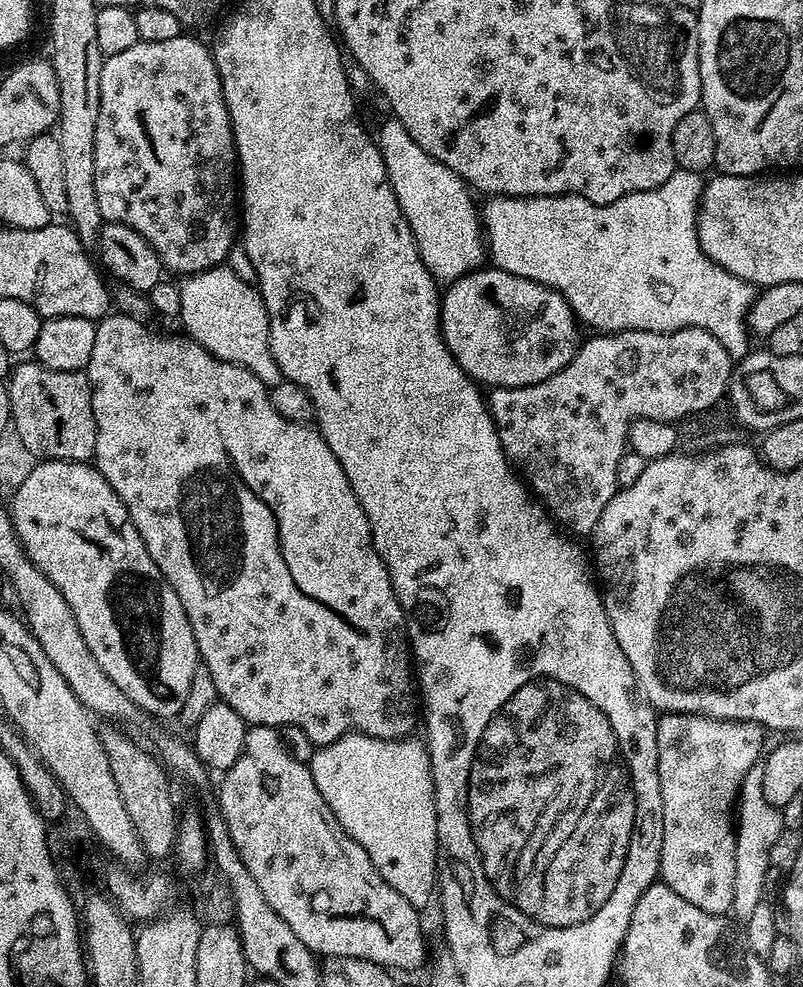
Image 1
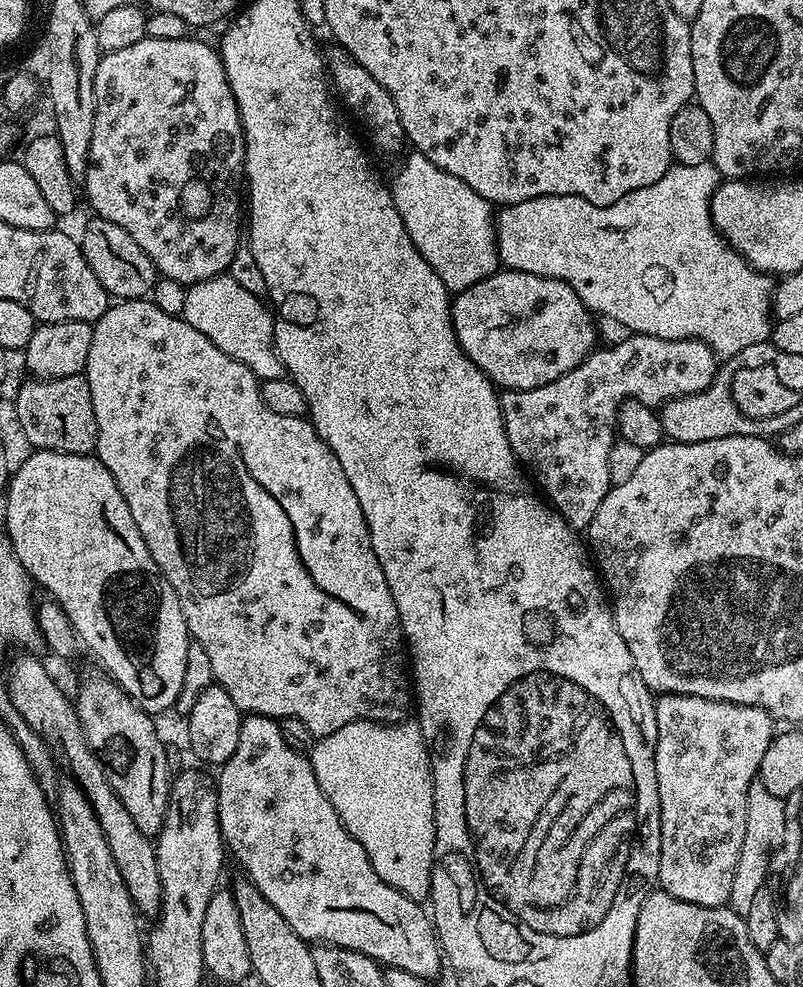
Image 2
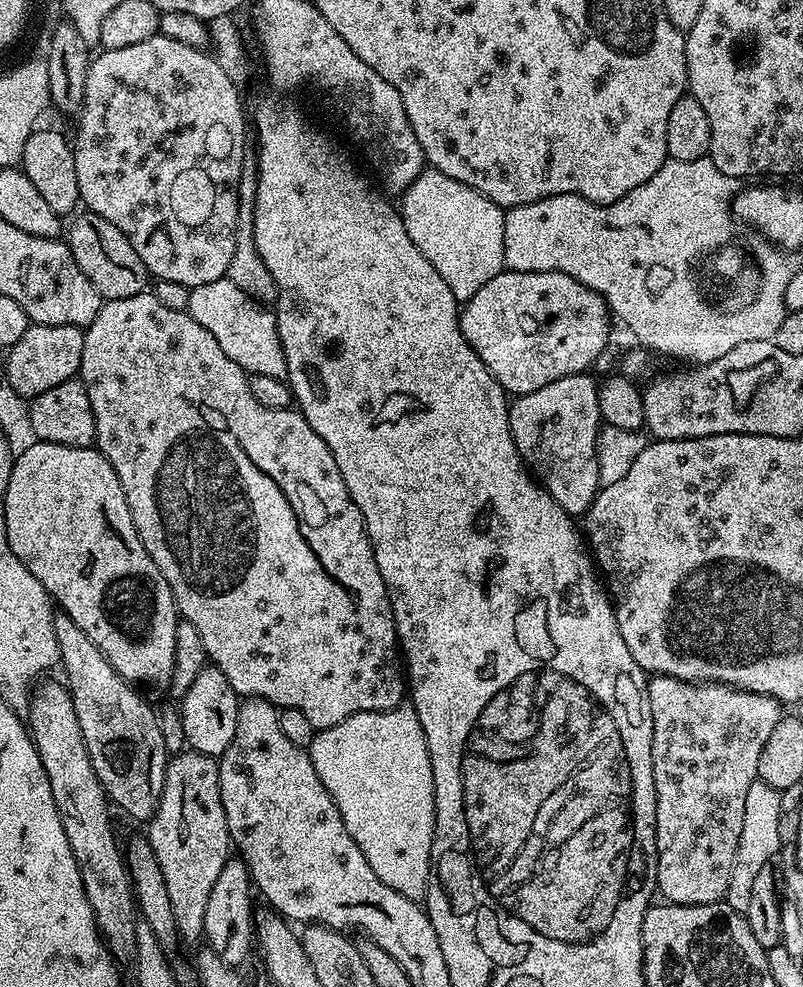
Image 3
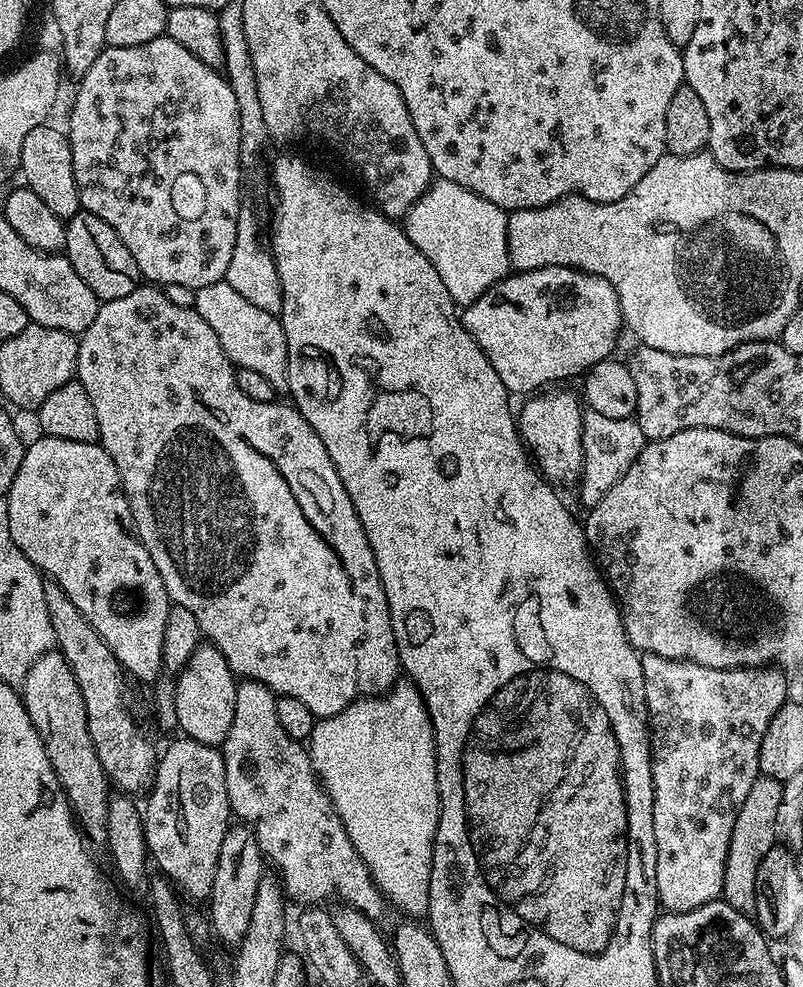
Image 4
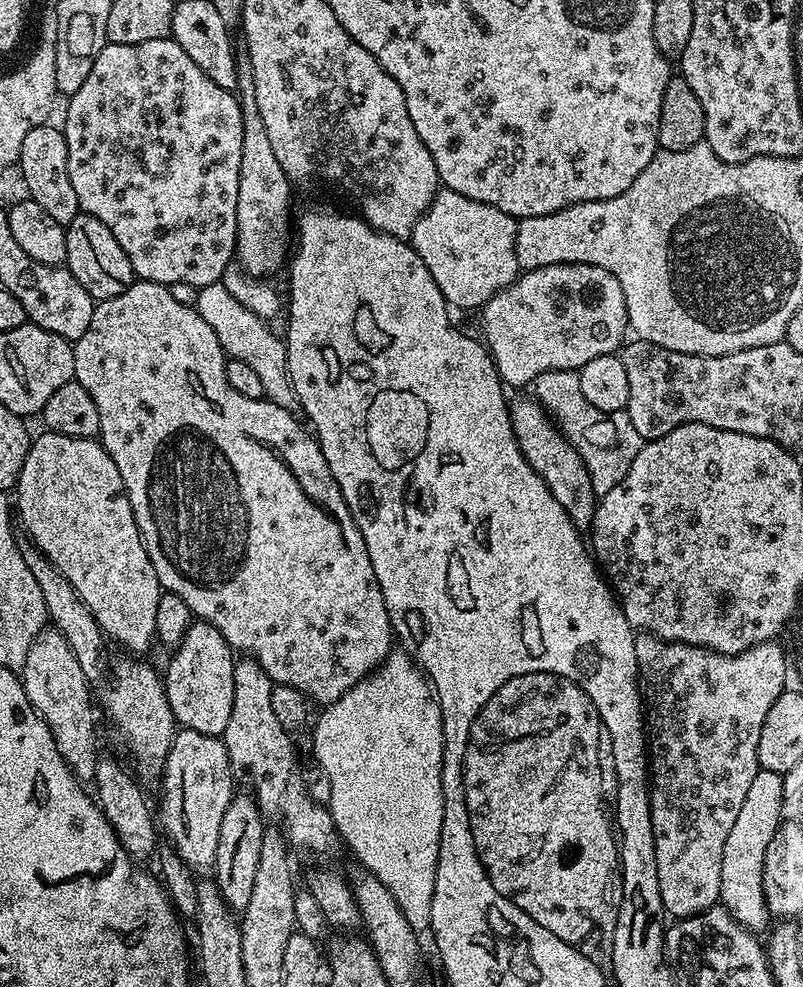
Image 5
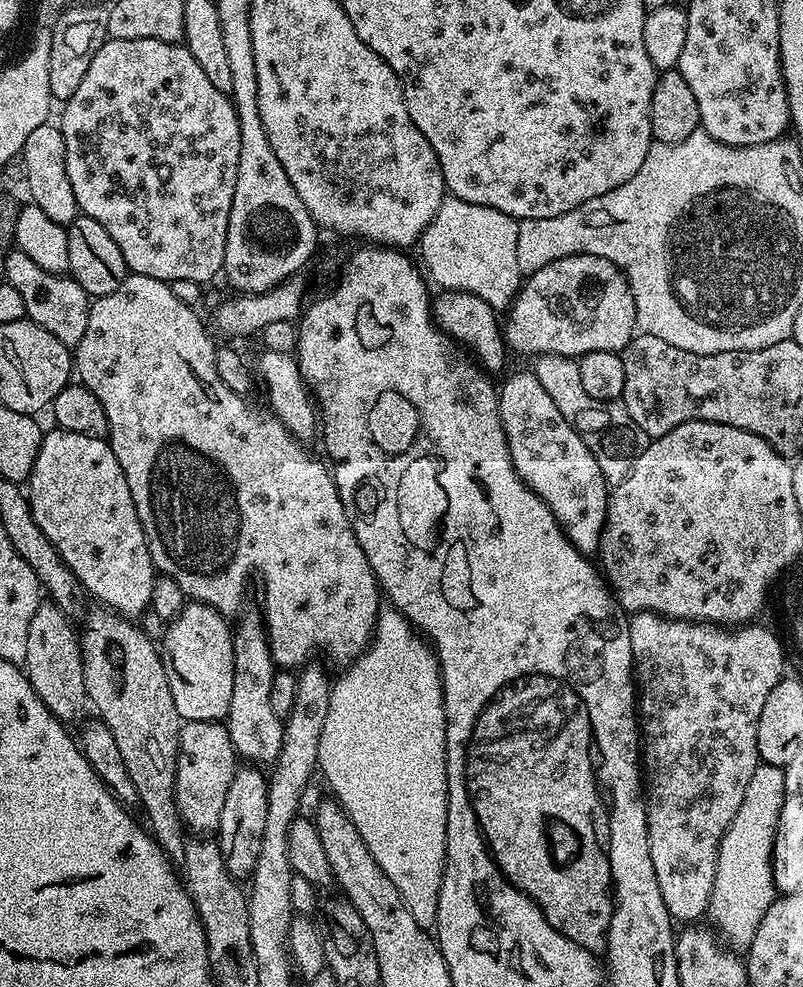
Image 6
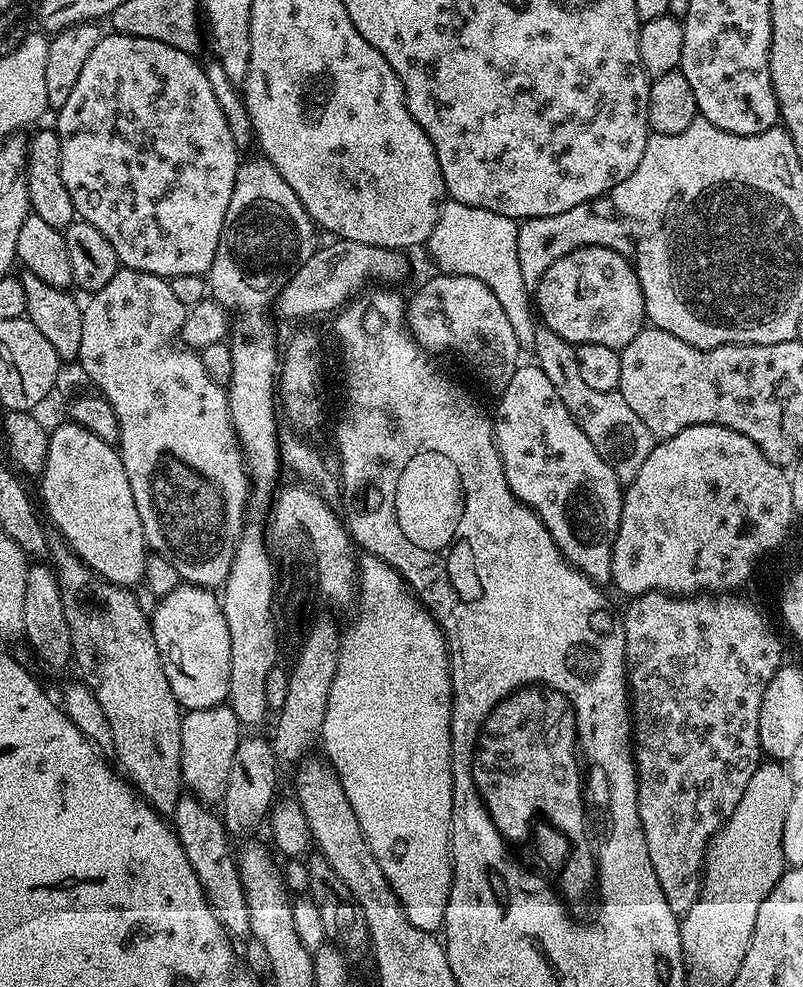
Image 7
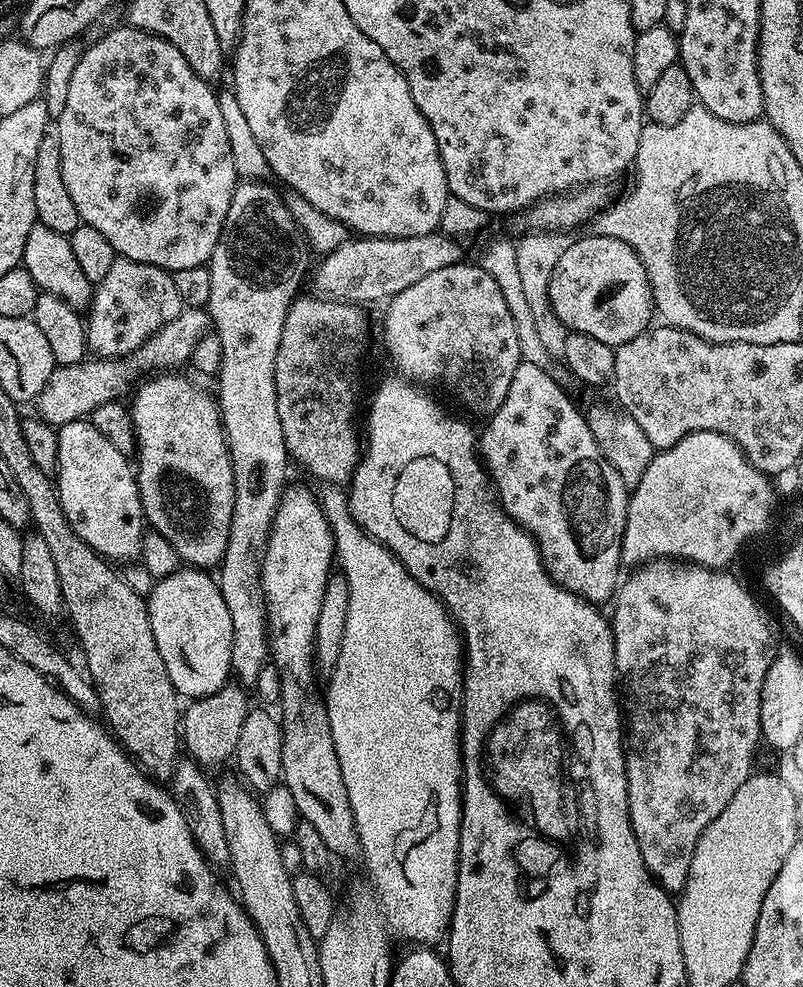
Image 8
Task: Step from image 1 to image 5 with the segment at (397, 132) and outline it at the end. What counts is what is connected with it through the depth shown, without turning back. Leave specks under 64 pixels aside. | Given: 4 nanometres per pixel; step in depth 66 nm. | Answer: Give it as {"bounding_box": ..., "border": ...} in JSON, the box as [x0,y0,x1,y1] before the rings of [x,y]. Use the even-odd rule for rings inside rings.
{"bounding_box":[410,187,521,310],"border":[[[441,187],[422,218],[418,218],[410,243],[418,258],[426,262],[426,270],[430,270],[434,282],[438,282],[438,290],[442,290],[445,300],[453,309],[480,310],[487,300],[494,298],[504,288],[509,288],[518,279],[521,266],[516,257],[516,225],[517,221],[502,210],[486,202],[474,202],[474,198],[466,198],[466,194],[458,194],[454,190]]]}

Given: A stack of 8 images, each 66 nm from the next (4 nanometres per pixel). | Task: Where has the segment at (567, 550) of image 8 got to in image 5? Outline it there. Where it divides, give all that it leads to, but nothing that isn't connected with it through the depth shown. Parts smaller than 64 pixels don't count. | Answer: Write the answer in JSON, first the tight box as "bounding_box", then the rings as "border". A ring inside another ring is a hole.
{"bounding_box":[510,398,598,529],"border":[[[535,398],[513,399],[510,411],[512,429],[526,462],[543,478],[550,494],[554,494],[554,498],[558,498],[562,510],[566,510],[566,514],[570,514],[570,518],[576,523],[577,528],[591,529],[598,497],[578,450],[560,431],[554,423],[553,417],[549,415],[539,400]]]}

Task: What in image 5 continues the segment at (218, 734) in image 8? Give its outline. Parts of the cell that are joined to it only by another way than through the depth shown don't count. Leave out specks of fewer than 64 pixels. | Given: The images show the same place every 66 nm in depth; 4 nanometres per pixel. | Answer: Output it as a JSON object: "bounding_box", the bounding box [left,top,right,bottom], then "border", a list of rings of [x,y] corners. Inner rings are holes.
{"bounding_box":[158,728,234,870],"border":[[[180,728],[172,738],[158,791],[158,828],[163,835],[164,832],[168,835],[167,843],[172,851],[193,870],[211,869],[216,862],[222,814],[226,814],[226,806],[234,795],[234,781],[223,739]]]}

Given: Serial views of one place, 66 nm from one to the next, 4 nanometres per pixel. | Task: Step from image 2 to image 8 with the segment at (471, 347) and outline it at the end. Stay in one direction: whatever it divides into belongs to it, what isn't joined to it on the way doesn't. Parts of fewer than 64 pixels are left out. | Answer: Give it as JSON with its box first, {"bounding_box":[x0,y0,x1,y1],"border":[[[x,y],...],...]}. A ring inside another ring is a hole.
{"bounding_box":[548,235,653,346],"border":[[[587,235],[581,240],[573,239],[554,266],[548,283],[550,306],[567,329],[619,346],[647,332],[653,323],[652,287],[646,266],[642,266],[638,254],[626,242]]]}

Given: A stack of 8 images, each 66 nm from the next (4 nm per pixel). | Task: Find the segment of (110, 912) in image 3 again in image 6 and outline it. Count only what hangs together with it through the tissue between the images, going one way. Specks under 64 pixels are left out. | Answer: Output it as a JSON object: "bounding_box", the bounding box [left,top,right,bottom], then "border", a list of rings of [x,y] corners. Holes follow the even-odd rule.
{"bounding_box":[22,602,86,722],"border":[[[42,602],[30,618],[30,630],[26,633],[26,658],[22,665],[30,686],[42,698],[42,702],[61,722],[69,722],[86,708],[84,690],[84,658],[80,654],[80,637],[72,629],[69,617],[51,602]]]}

